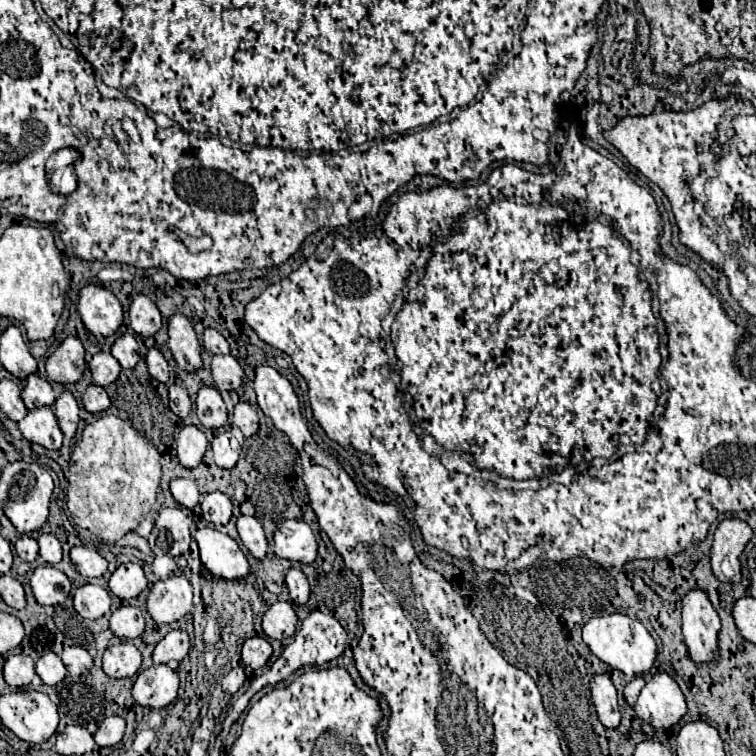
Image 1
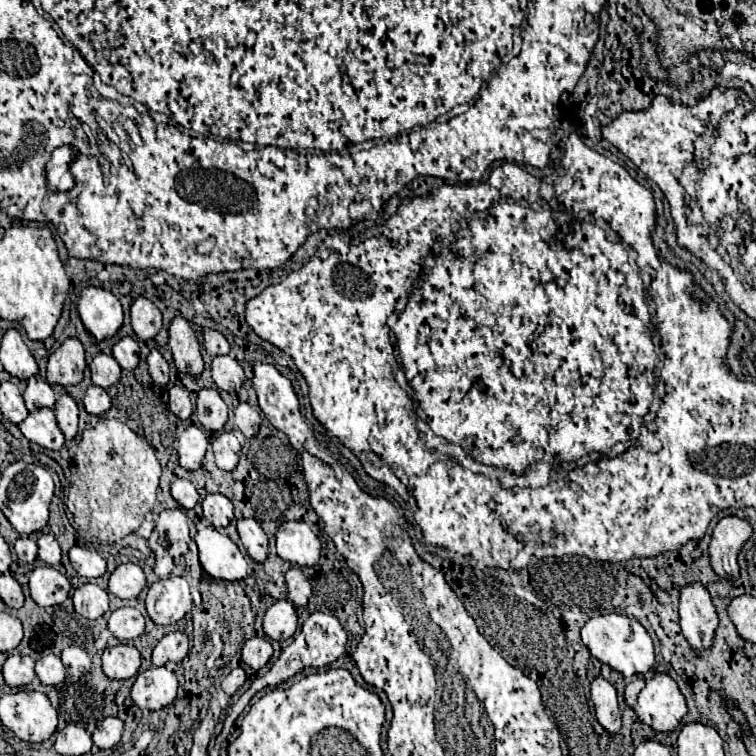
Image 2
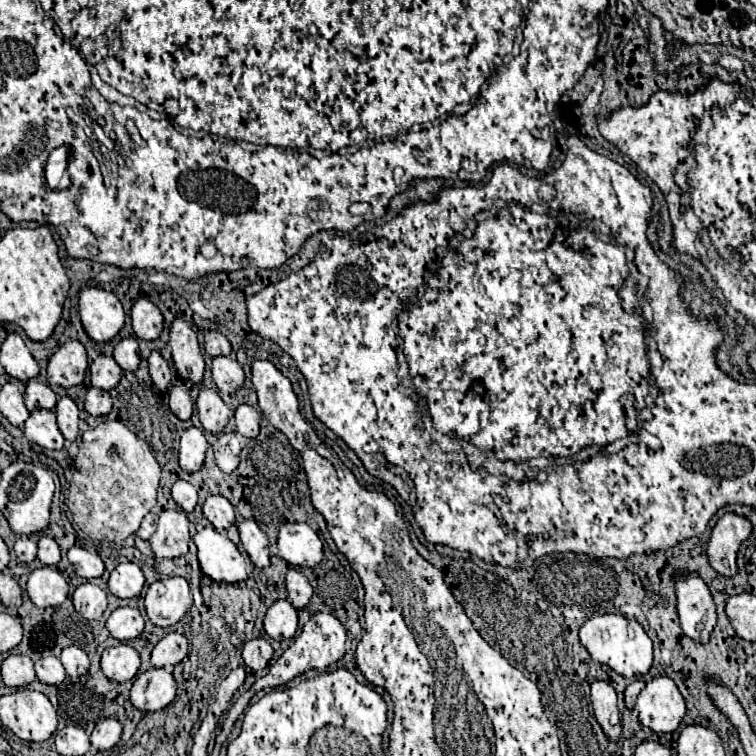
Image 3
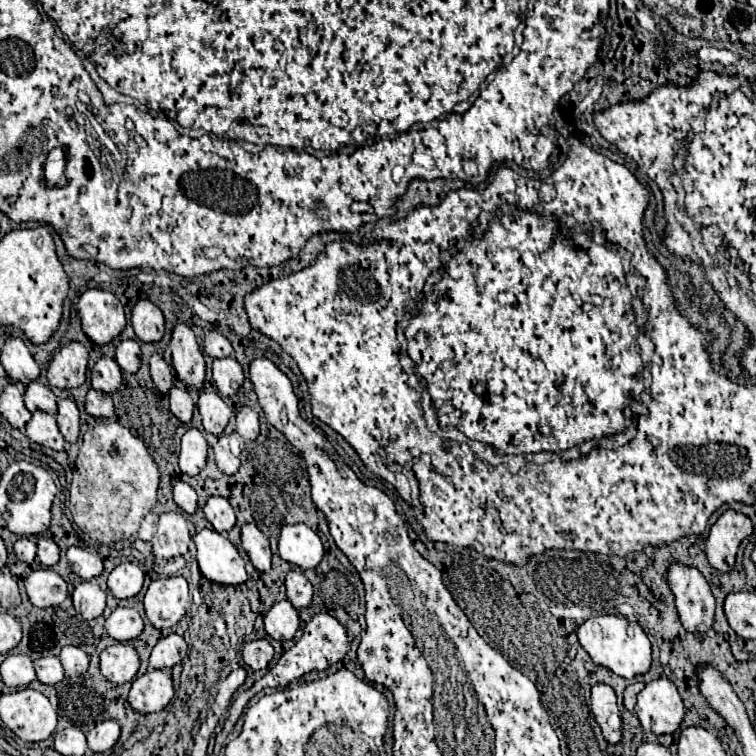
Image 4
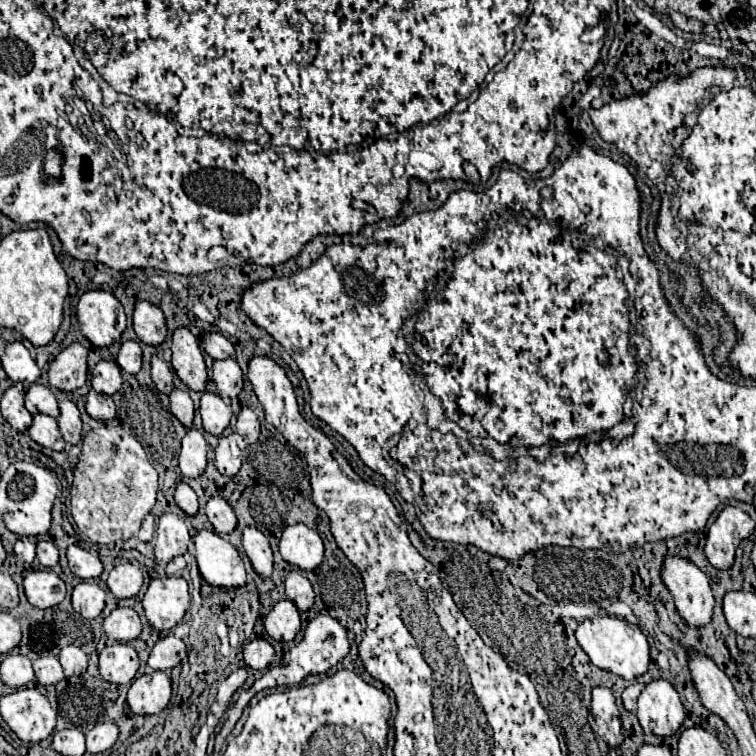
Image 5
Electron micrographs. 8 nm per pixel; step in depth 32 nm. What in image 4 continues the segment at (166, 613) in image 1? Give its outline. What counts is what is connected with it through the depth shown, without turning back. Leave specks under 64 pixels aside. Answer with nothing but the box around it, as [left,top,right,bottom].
[144,576,192,630]

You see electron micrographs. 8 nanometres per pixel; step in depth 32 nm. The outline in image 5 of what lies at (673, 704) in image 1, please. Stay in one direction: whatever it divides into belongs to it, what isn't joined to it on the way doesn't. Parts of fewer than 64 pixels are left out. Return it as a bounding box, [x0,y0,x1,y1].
[636,680,686,736]

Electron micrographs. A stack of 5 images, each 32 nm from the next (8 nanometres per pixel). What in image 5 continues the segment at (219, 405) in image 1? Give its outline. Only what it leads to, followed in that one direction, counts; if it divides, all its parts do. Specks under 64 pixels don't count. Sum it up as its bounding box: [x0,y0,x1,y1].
[200,392,232,436]

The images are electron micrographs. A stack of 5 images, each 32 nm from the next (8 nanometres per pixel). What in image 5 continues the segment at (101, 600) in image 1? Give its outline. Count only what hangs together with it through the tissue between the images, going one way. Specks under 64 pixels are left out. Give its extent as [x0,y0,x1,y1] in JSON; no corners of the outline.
[72,582,106,620]

